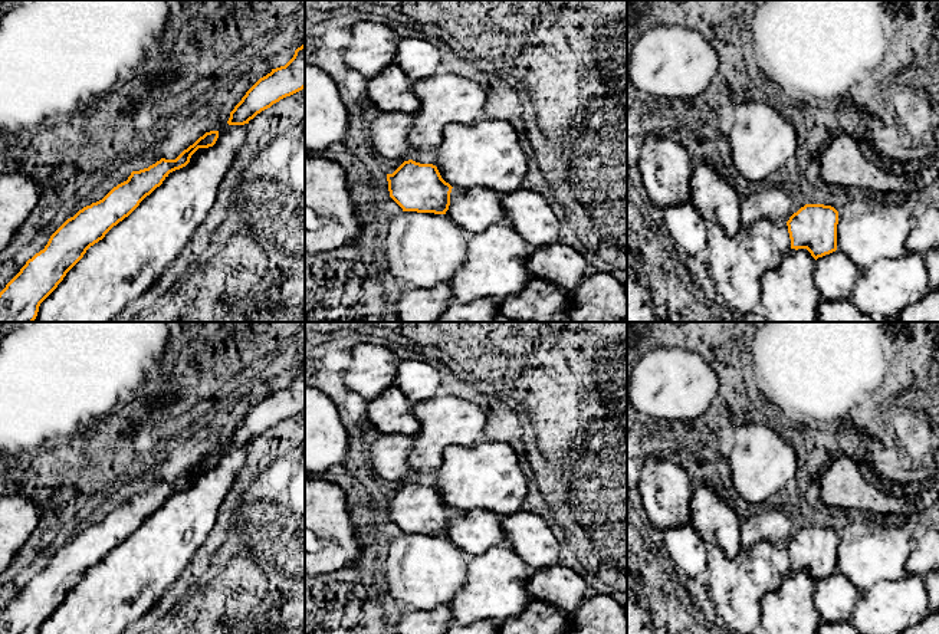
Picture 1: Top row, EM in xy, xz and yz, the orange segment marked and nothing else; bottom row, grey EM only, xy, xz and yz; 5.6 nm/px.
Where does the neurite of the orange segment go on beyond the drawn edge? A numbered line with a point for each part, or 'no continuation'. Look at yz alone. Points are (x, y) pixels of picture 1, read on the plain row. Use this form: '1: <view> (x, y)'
no continuation

